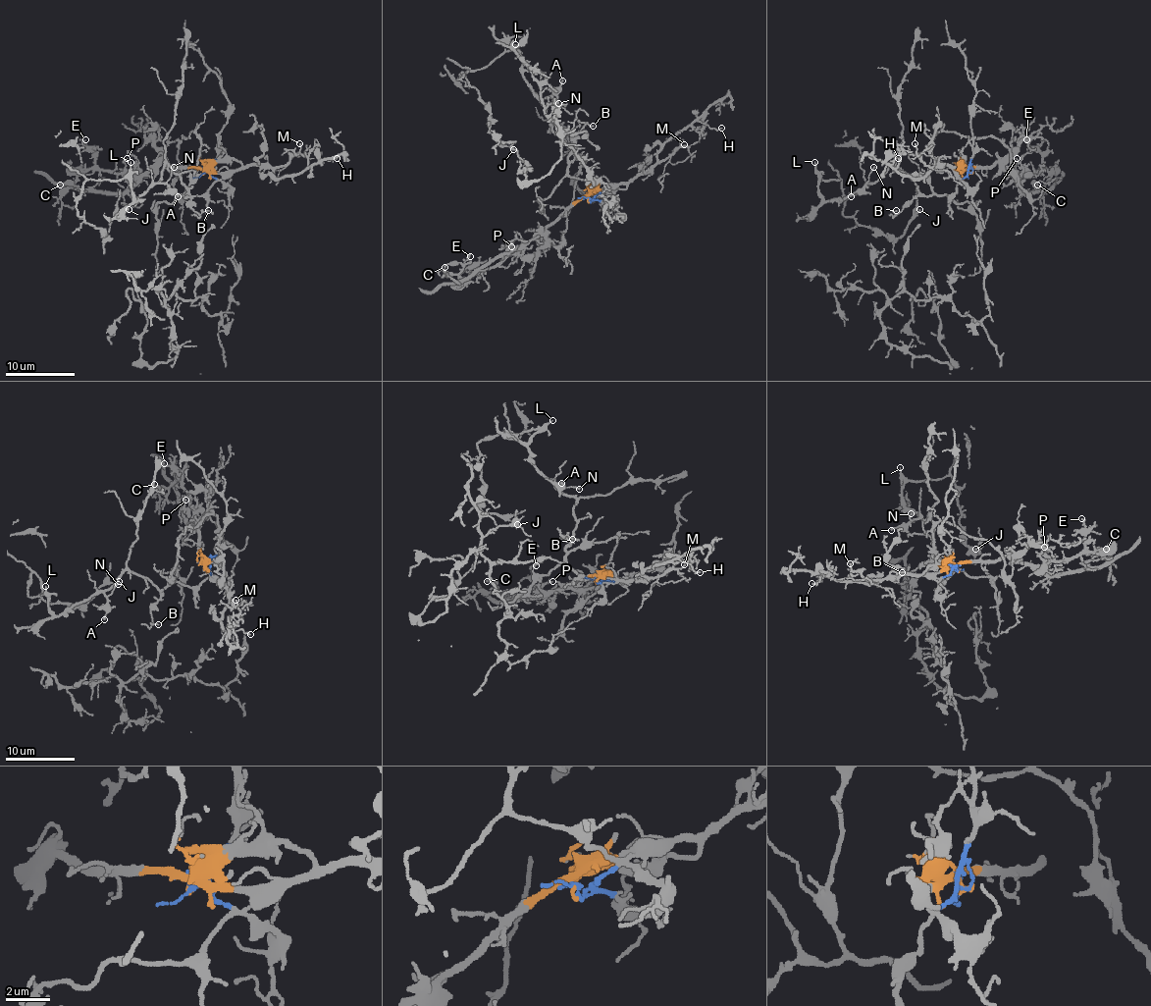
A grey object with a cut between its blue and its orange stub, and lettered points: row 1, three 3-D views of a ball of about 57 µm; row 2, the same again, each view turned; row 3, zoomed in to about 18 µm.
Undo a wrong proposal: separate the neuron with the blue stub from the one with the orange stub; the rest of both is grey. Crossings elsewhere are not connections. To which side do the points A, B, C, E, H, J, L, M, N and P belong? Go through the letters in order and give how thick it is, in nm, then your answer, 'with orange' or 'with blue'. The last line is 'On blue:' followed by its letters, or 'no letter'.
A: 130 nm | with blue
B: 90 nm | with blue
C: 160 nm | with orange
E: 90 nm | with orange
H: 130 nm | with orange
J: 130 nm | with blue
L: 120 nm | with blue
M: 120 nm | with orange
N: 140 nm | with blue
P: 180 nm | with orange
On blue: A, B, J, L, N

